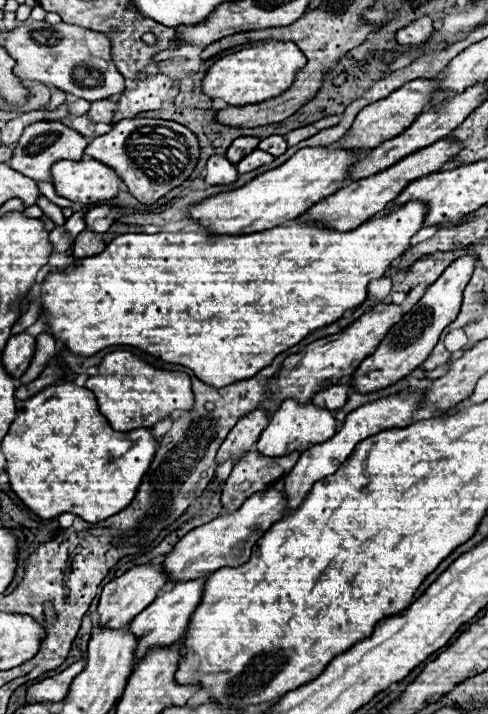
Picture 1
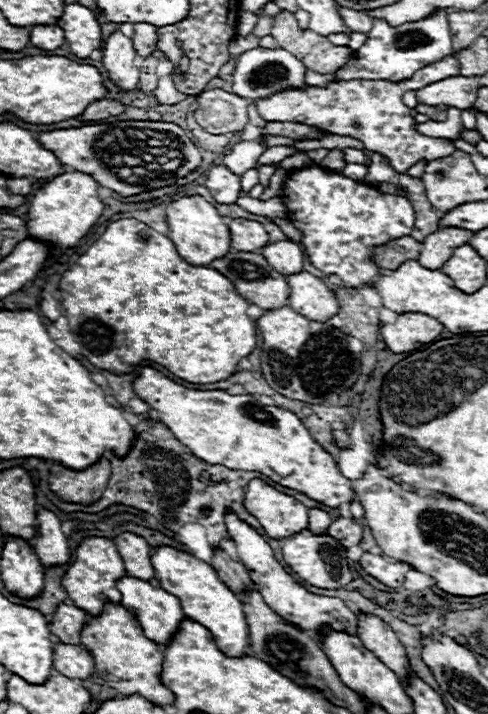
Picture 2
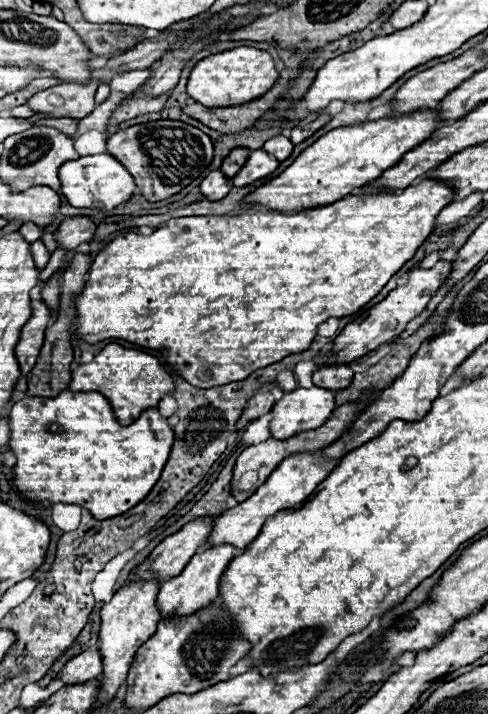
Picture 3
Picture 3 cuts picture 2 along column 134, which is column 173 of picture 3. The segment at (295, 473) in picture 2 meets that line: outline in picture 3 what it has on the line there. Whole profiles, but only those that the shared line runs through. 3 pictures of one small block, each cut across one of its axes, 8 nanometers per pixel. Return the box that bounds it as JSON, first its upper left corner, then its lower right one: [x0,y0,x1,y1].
[70,344,176,426]

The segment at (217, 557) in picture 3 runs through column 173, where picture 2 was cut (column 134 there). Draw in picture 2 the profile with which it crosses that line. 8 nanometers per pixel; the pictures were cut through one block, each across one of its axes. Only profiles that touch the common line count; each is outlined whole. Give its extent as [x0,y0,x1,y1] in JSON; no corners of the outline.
[118,576,186,646]

